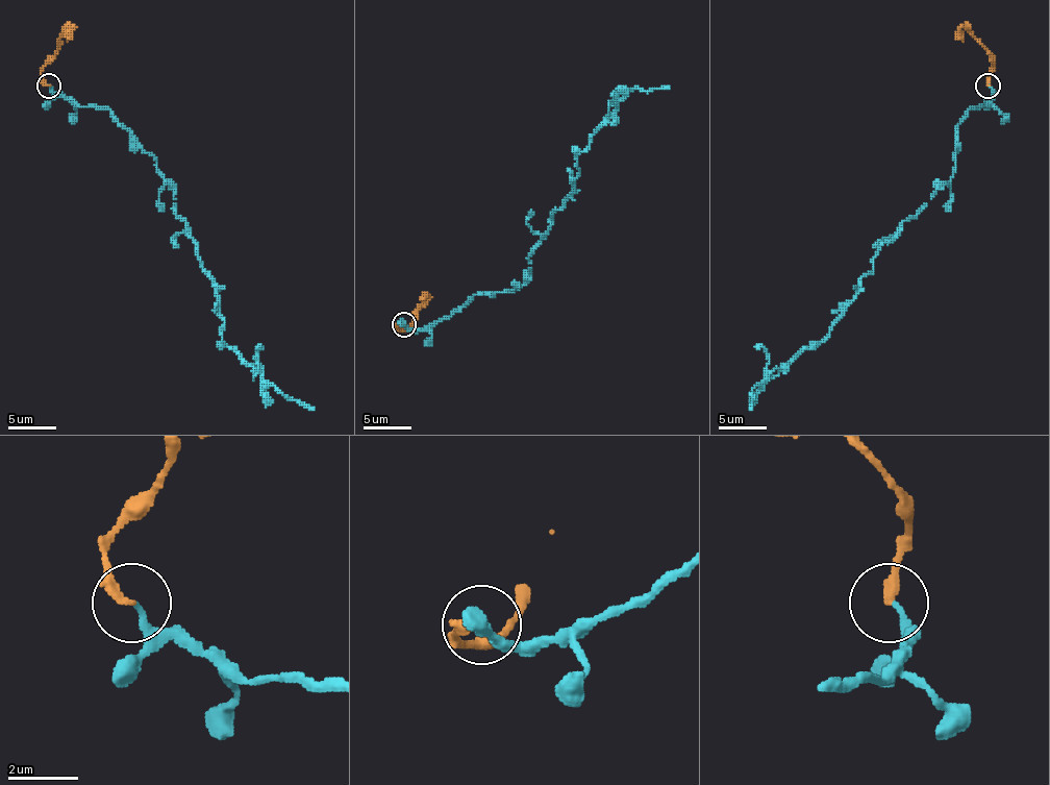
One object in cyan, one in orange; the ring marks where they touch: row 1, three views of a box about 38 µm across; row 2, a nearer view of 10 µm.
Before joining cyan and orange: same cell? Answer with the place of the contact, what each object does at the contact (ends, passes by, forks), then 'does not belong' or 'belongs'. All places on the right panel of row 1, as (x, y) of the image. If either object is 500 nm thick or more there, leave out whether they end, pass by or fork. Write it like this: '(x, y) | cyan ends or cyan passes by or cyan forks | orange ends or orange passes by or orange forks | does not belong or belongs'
(988, 86) | cyan ends | orange ends | belongs

